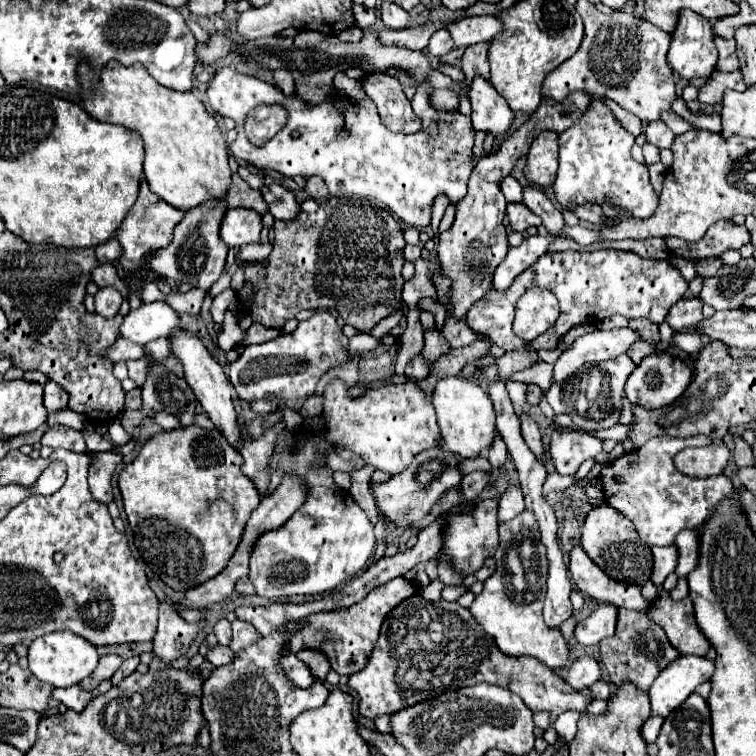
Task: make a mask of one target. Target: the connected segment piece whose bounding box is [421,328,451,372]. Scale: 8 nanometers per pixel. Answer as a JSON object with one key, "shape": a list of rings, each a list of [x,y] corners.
{"shape":[[[437,328],[425,330],[425,348],[423,348],[423,352],[421,352],[421,358],[425,360],[429,372],[433,370],[433,364],[435,364],[441,356],[449,354],[449,350],[451,350],[451,346],[447,344],[447,340],[443,340],[441,330],[437,330]]]}

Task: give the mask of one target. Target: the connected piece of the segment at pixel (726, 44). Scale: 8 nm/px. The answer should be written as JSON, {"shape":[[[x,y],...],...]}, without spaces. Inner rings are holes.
{"shape":[[[721,36],[715,38],[717,50],[719,50],[719,62],[715,70],[721,72],[733,72],[739,68],[739,60],[737,60],[737,52],[735,52],[735,40],[725,40]]]}

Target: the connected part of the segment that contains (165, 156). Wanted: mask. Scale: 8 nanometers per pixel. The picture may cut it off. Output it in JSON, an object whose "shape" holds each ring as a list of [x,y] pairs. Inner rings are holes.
{"shape":[[[87,60],[79,62],[79,78],[83,88],[83,108],[89,116],[99,122],[123,124],[131,130],[137,130],[145,142],[145,162],[143,174],[149,182],[149,188],[169,202],[175,208],[189,210],[209,198],[223,198],[231,186],[231,170],[229,170],[229,152],[225,144],[225,136],[215,120],[215,116],[205,108],[205,104],[193,92],[177,92],[155,82],[153,76],[143,68],[143,64],[123,66],[117,60],[107,62],[101,72],[95,72]]]}

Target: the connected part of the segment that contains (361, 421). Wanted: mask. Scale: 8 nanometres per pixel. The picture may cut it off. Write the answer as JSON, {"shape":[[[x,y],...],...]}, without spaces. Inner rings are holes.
{"shape":[[[333,380],[325,390],[323,414],[327,418],[325,430],[309,432],[311,436],[317,438],[319,434],[323,434],[327,442],[343,444],[355,454],[363,456],[367,464],[391,474],[405,470],[419,452],[433,448],[441,436],[435,422],[433,404],[413,380],[393,386],[381,386],[357,398],[351,398],[347,394],[347,386],[341,380]]]}

